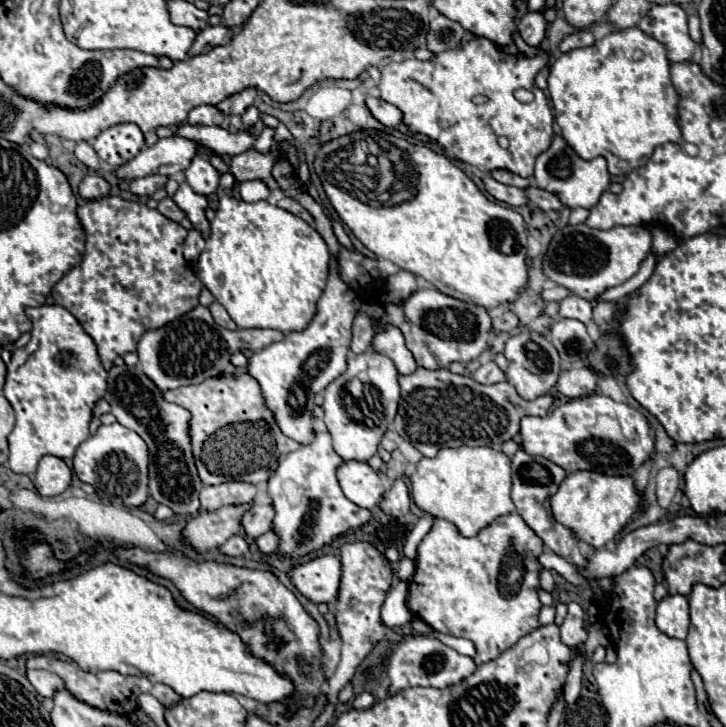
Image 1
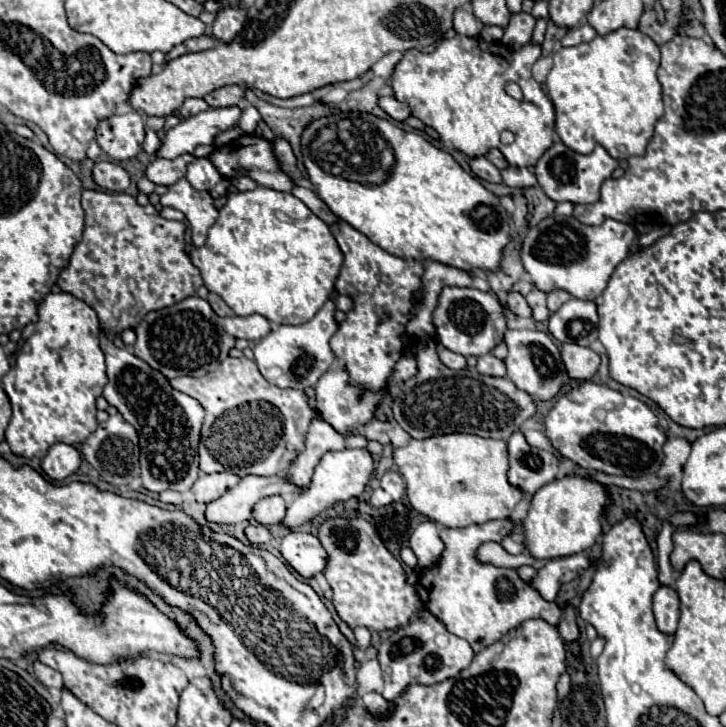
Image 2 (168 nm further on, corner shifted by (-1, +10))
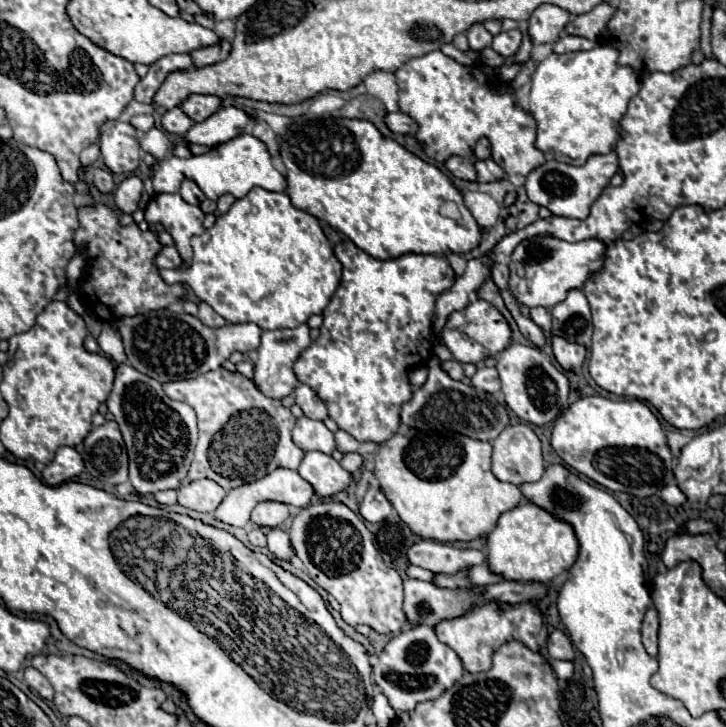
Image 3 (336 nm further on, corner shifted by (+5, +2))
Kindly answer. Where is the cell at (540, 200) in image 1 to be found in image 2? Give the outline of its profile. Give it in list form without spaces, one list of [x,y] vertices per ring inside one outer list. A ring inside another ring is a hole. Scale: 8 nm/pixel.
[[[508,167],[502,171],[502,179],[504,179],[504,185],[508,187],[520,187],[520,189],[526,189],[526,187],[538,187],[538,181],[534,177],[534,173],[530,173],[528,169],[518,169],[518,167]]]

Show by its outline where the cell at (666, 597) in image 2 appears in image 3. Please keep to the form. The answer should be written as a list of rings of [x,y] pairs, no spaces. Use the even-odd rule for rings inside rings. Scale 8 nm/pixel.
[[[652,607],[644,615],[642,643],[644,643],[646,653],[650,657],[656,657],[656,653],[658,653],[658,617],[656,617],[656,609],[652,609]]]

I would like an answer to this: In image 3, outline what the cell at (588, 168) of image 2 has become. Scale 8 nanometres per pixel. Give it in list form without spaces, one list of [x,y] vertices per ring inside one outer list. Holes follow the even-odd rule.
[[[614,151],[608,155],[592,155],[582,167],[574,167],[560,161],[546,161],[542,167],[534,169],[526,177],[526,193],[528,197],[546,207],[552,215],[564,215],[574,219],[586,219],[590,213],[590,205],[600,197],[604,187],[608,187],[612,175],[618,171],[618,157]]]

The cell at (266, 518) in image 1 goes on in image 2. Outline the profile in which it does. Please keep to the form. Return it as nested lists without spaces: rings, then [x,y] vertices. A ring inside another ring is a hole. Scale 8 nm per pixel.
[[[270,495],[260,499],[252,509],[252,519],[260,525],[280,523],[286,513],[286,501],[280,495]]]

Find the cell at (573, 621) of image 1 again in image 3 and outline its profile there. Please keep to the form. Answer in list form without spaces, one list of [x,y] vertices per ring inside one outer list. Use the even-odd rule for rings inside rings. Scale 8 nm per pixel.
[[[554,629],[548,637],[548,655],[552,659],[574,661],[574,647],[572,647],[570,639],[560,629]]]

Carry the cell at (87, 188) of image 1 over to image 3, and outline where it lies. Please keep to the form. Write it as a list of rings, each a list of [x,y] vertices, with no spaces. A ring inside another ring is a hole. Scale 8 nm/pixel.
[[[96,169],[96,173],[94,173],[94,185],[96,185],[102,193],[112,191],[112,189],[114,189],[112,173],[110,173],[110,171],[104,171],[104,169]]]

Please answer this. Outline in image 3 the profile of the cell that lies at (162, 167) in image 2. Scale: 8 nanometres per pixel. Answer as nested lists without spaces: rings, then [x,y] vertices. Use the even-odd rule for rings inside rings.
[[[242,133],[240,137],[236,137],[224,145],[216,145],[204,155],[192,155],[188,159],[180,159],[174,155],[166,157],[152,169],[152,175],[144,181],[144,189],[150,195],[178,193],[182,179],[192,179],[210,201],[216,201],[218,197],[222,197],[226,193],[232,193],[236,199],[242,199],[252,187],[262,187],[266,191],[284,191],[286,189],[284,175],[280,175],[274,169],[266,145],[248,133]]]

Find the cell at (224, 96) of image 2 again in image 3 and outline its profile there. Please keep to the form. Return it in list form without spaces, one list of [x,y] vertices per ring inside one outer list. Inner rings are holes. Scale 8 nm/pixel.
[[[188,95],[180,103],[180,109],[196,123],[210,117],[214,111],[218,111],[218,107],[220,107],[220,97],[214,95]]]

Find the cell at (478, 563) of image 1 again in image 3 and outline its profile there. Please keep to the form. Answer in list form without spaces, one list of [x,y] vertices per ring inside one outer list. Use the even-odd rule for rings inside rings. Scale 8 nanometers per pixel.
[[[488,603],[480,609],[474,609],[472,613],[458,617],[456,621],[444,621],[444,625],[436,625],[436,637],[446,643],[450,649],[458,653],[462,659],[462,665],[468,673],[480,673],[488,671],[492,665],[490,653],[496,651],[500,645],[518,639],[532,651],[540,651],[546,645],[548,631],[542,619],[542,613],[532,603],[518,603],[518,605],[504,605],[504,603]]]

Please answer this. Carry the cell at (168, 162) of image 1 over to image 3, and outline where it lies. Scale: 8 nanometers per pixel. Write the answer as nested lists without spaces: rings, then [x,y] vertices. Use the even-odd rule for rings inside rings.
[[[232,105],[220,107],[216,113],[212,113],[212,117],[208,117],[202,123],[196,123],[184,135],[184,141],[208,145],[208,147],[226,143],[226,141],[238,137],[250,119],[254,119],[254,117],[248,115],[246,111],[238,109],[238,107],[232,107]]]

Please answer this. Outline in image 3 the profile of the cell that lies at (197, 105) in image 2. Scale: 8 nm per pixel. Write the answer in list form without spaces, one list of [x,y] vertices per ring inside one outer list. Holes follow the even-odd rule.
[[[172,107],[162,115],[162,129],[168,133],[184,135],[190,127],[192,127],[192,119],[180,107]]]

